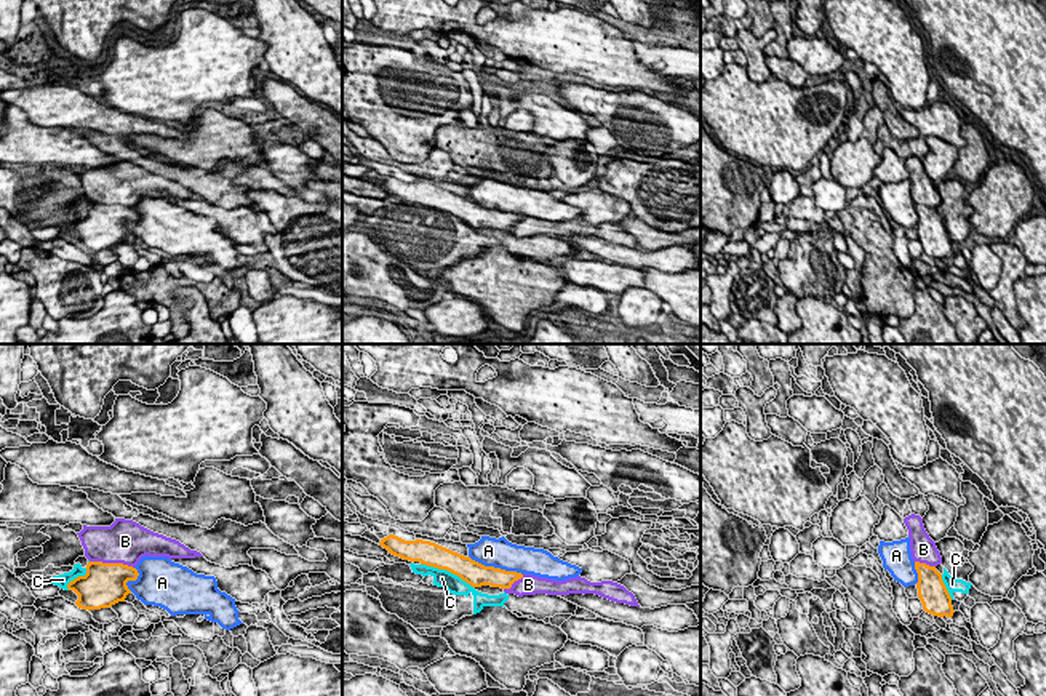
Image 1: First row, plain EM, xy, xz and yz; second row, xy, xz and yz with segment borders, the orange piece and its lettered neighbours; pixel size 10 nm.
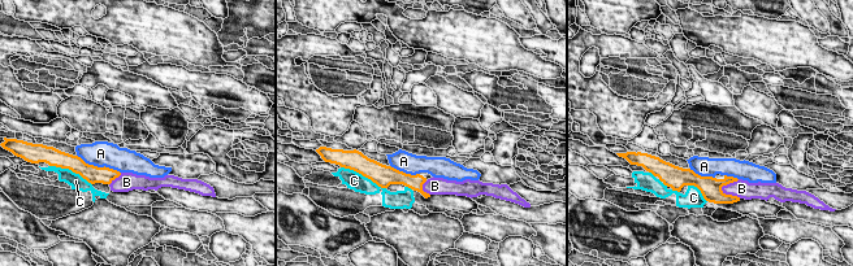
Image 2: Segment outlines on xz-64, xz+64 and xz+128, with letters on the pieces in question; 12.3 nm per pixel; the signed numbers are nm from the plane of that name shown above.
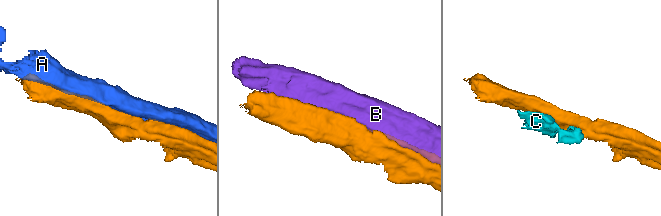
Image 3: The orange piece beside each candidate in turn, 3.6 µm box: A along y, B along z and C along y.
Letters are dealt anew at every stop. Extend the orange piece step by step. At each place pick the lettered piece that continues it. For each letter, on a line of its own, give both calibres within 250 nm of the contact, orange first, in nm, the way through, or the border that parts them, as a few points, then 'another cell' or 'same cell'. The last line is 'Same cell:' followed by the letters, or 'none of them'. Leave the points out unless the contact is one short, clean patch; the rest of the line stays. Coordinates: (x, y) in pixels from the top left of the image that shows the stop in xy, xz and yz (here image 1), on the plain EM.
A: calibres 240 and 280 nm; another cell
B: calibres 440 and 420 nm; another cell
C: calibres 240 and 190 nm; another cell
Same cell: none of them

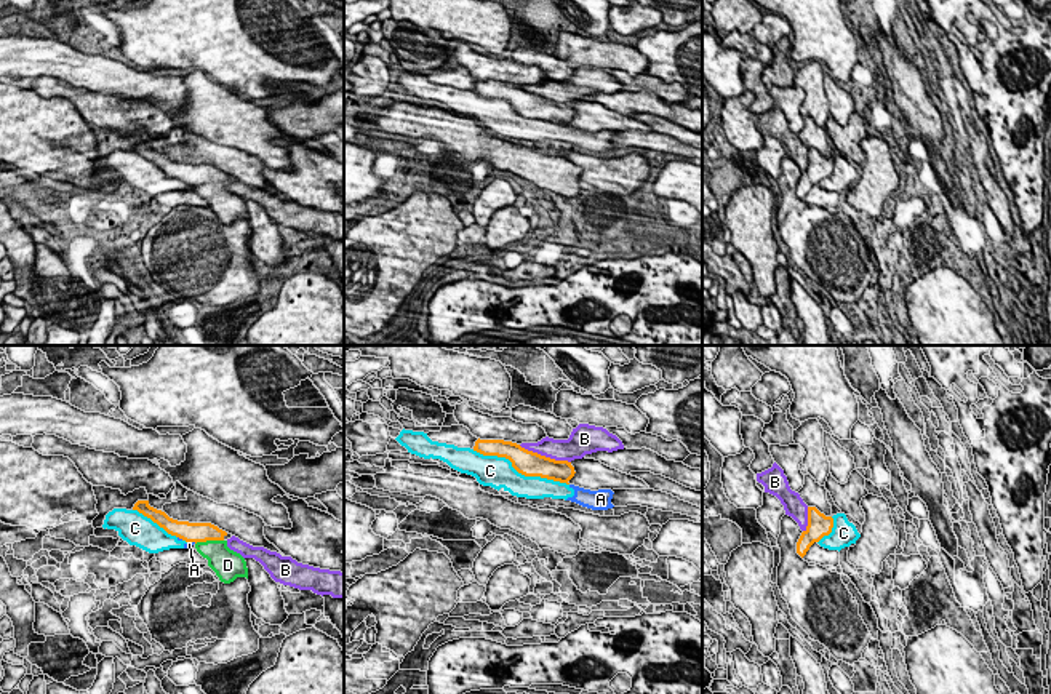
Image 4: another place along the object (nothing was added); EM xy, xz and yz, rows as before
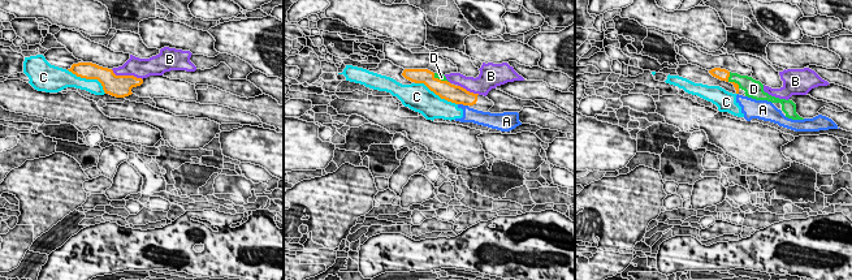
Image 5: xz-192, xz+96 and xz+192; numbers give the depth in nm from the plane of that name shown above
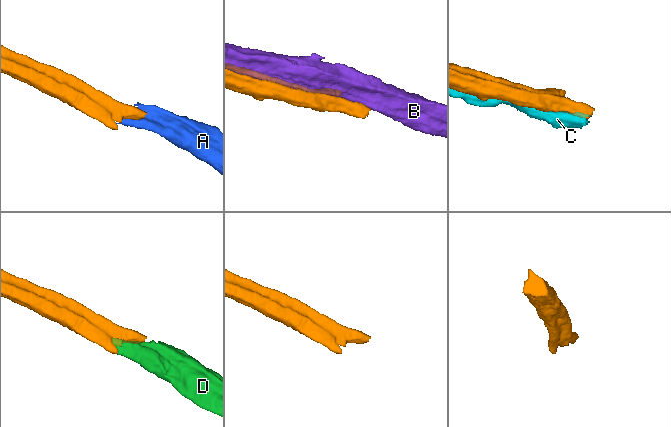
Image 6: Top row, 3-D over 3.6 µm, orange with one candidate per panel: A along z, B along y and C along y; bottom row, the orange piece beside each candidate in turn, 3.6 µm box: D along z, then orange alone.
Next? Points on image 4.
A: calibres 190 and 60 nm; border xy (187, 183), (195, 184); another cell
B: calibres 260 and 220 nm; another cell
C: calibres 260 and 320 nm; another cell
D: calibres 190 and 280 nm; same cell
Same cell: D

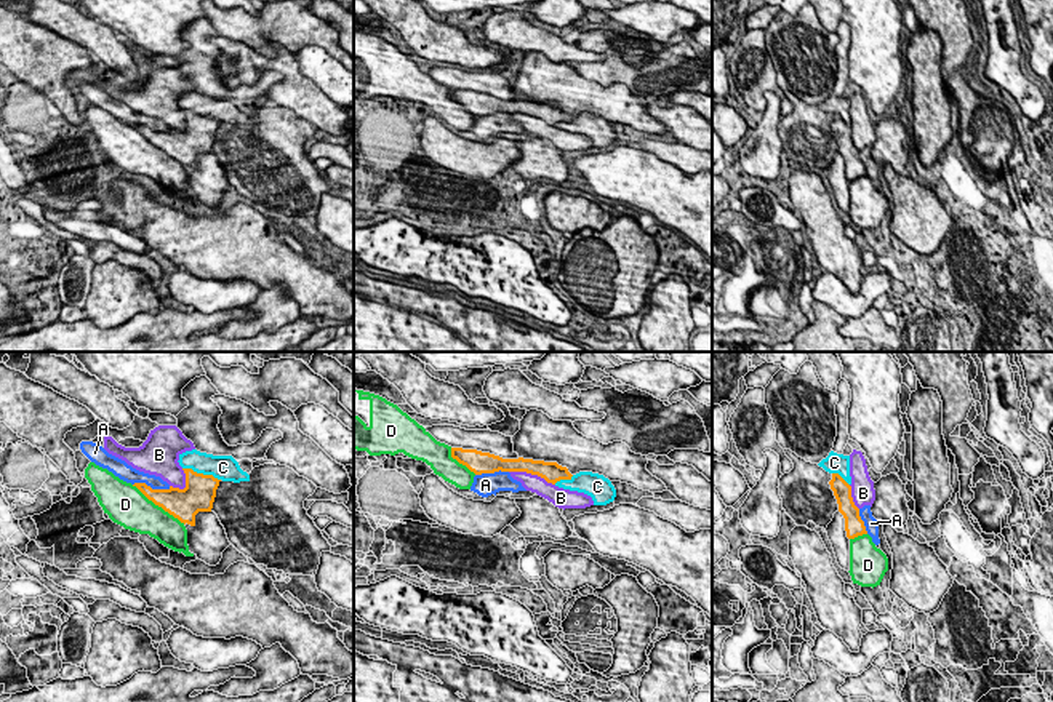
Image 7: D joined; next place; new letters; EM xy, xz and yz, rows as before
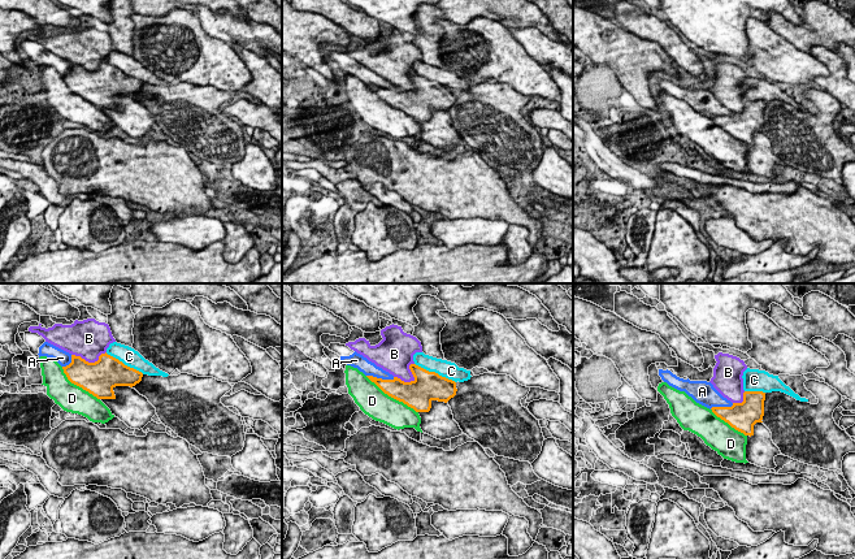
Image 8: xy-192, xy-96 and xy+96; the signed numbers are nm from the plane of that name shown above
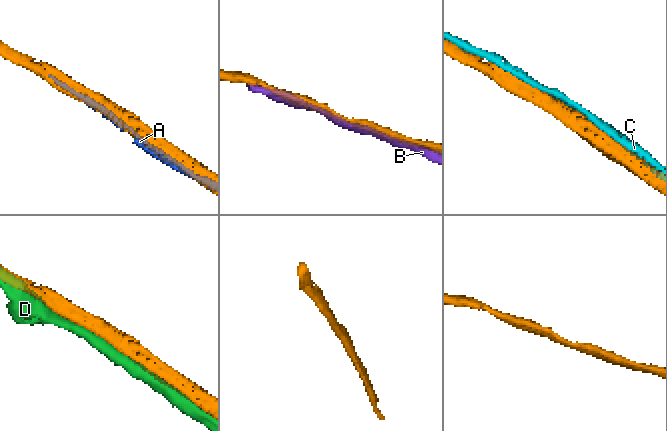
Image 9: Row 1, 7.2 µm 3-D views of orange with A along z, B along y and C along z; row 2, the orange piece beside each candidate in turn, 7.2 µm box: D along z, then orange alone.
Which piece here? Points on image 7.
A: calibres 240 and 160 nm; another cell
B: calibres 200 and 170 nm; another cell
C: calibres 320 and 260 nm; another cell
D: calibres 320 and 380 nm; another cell
Same cell: none of them

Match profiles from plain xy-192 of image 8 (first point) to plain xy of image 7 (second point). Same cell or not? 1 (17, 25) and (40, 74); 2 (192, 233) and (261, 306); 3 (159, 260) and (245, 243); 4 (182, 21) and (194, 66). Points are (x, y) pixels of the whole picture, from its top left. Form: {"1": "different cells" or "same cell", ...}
{"1": "same cell", "2": "different cells", "3": "different cells", "4": "different cells"}

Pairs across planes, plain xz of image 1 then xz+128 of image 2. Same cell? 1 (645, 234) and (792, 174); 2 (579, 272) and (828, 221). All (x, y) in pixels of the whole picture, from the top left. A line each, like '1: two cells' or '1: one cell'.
1: two cells
2: two cells

